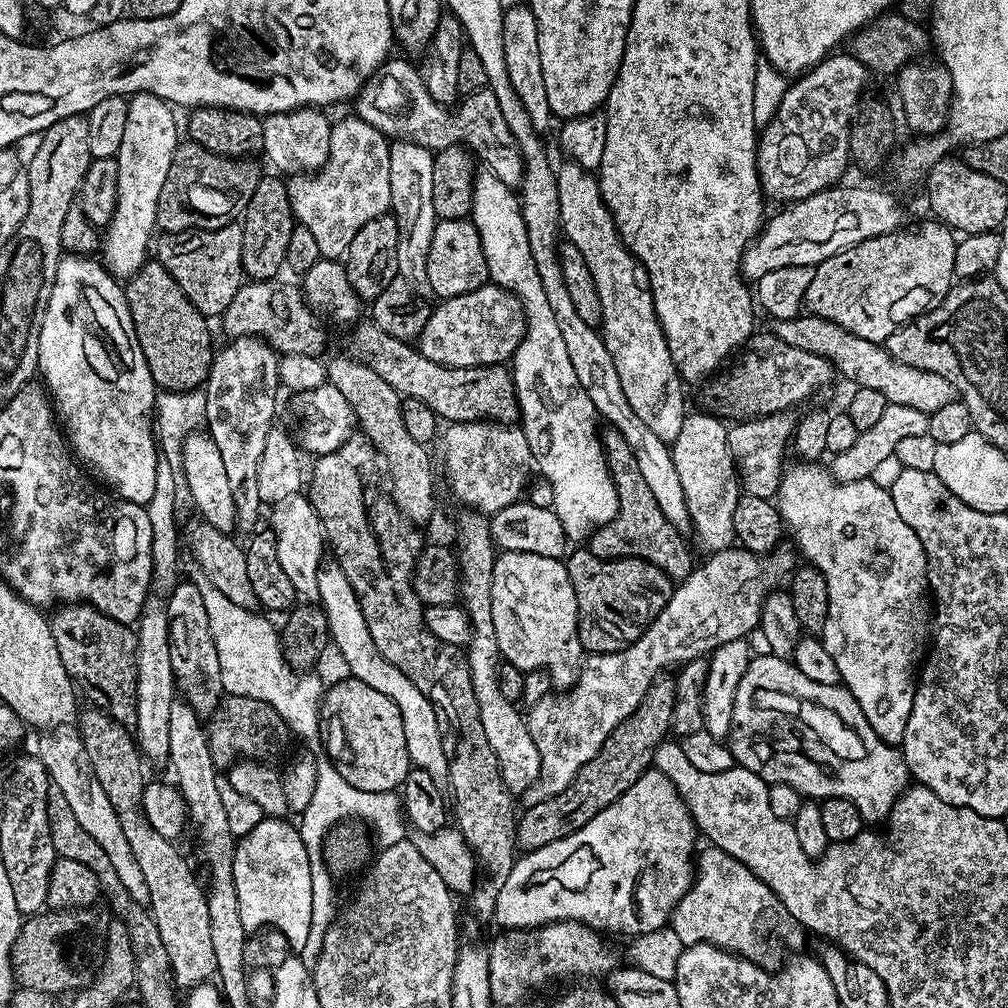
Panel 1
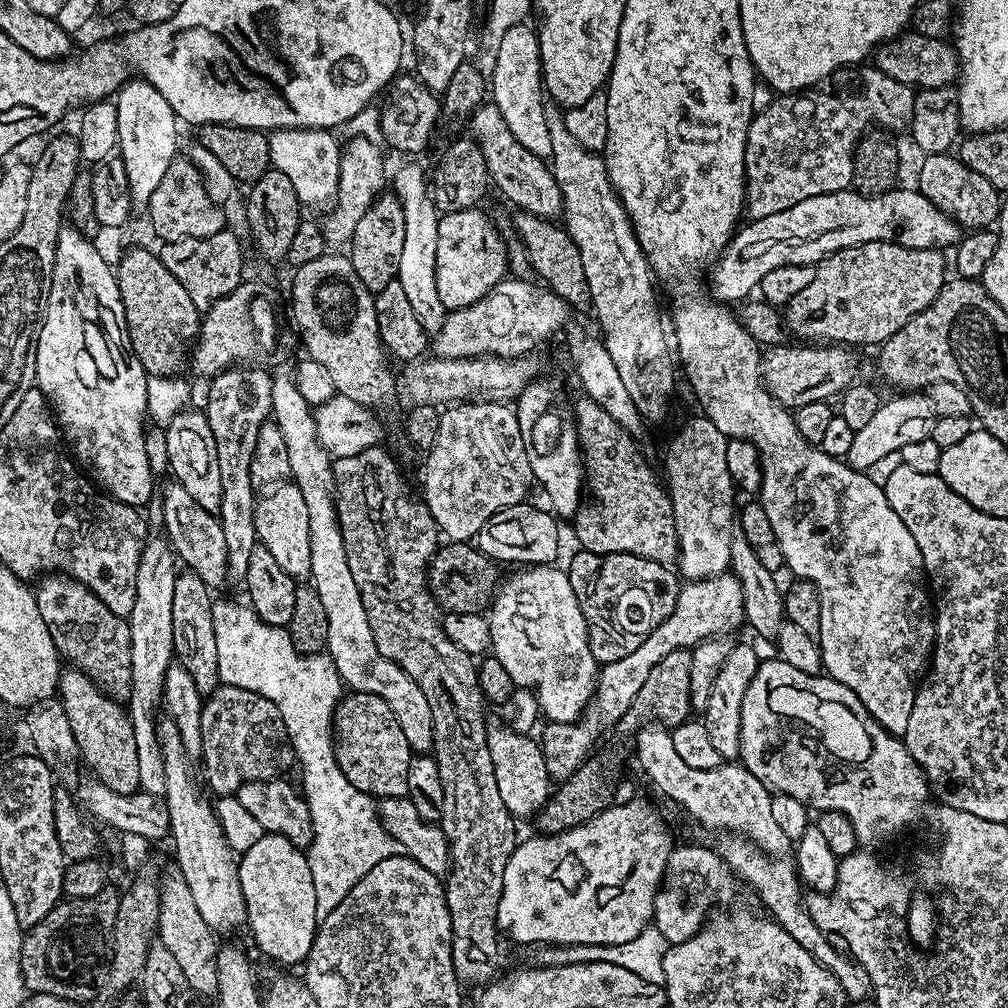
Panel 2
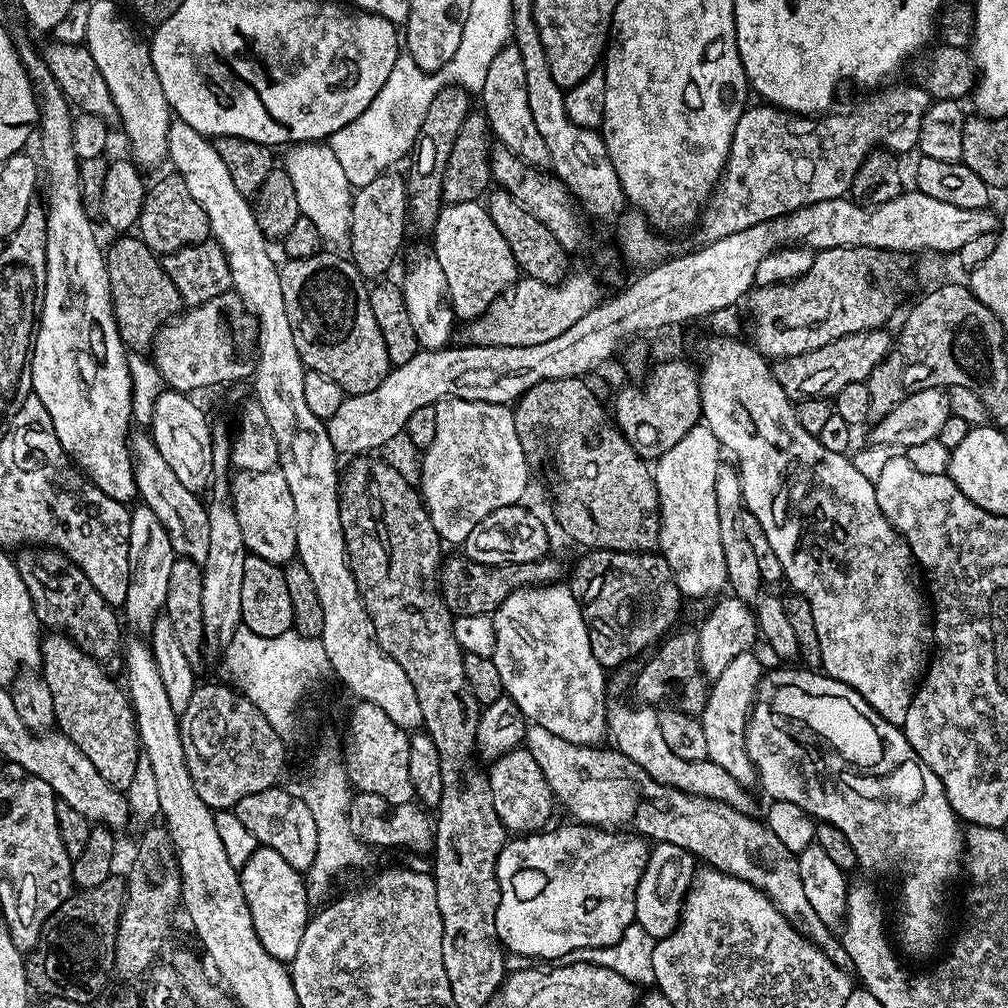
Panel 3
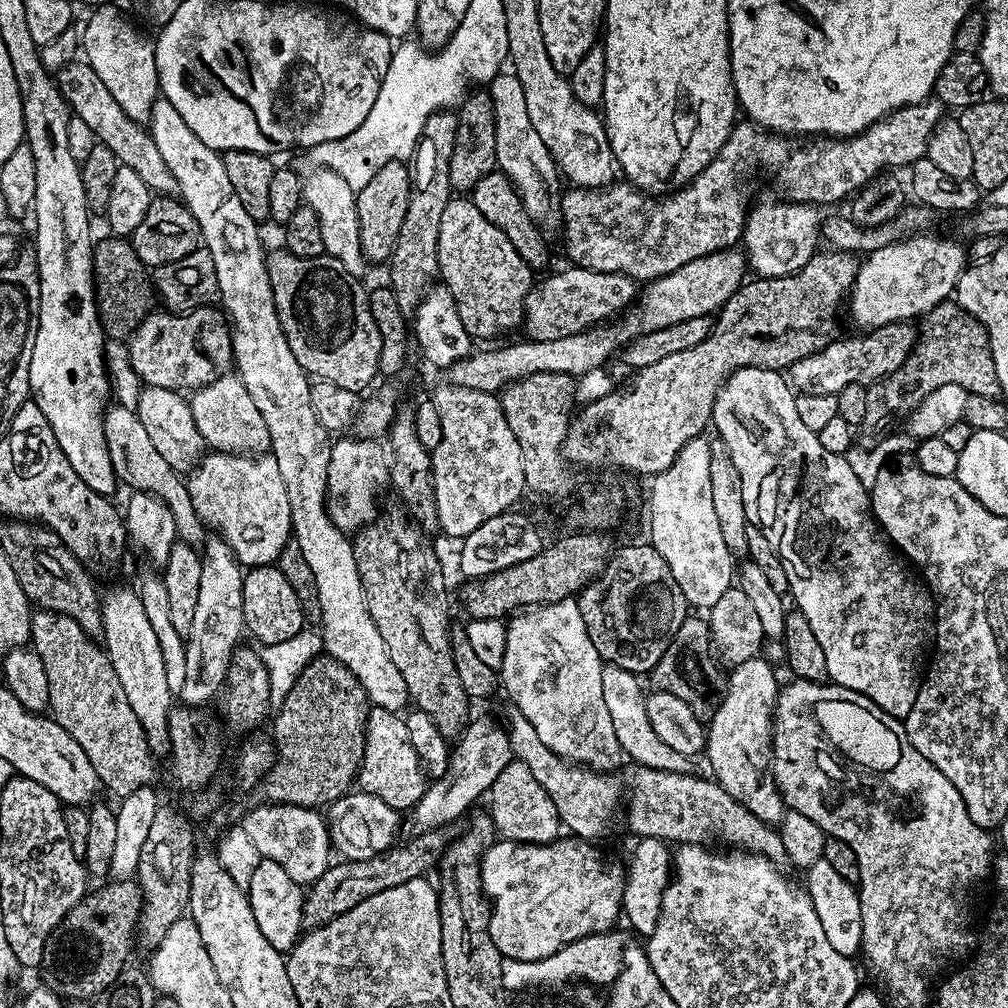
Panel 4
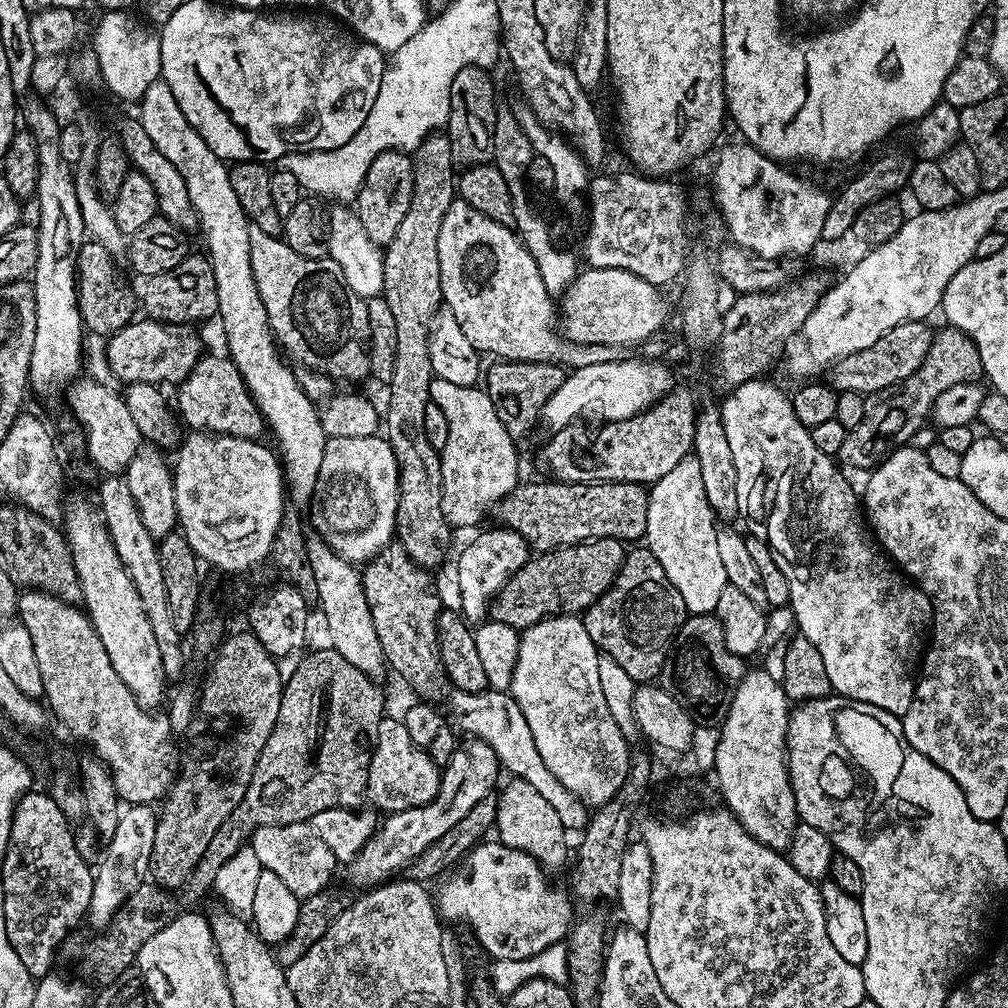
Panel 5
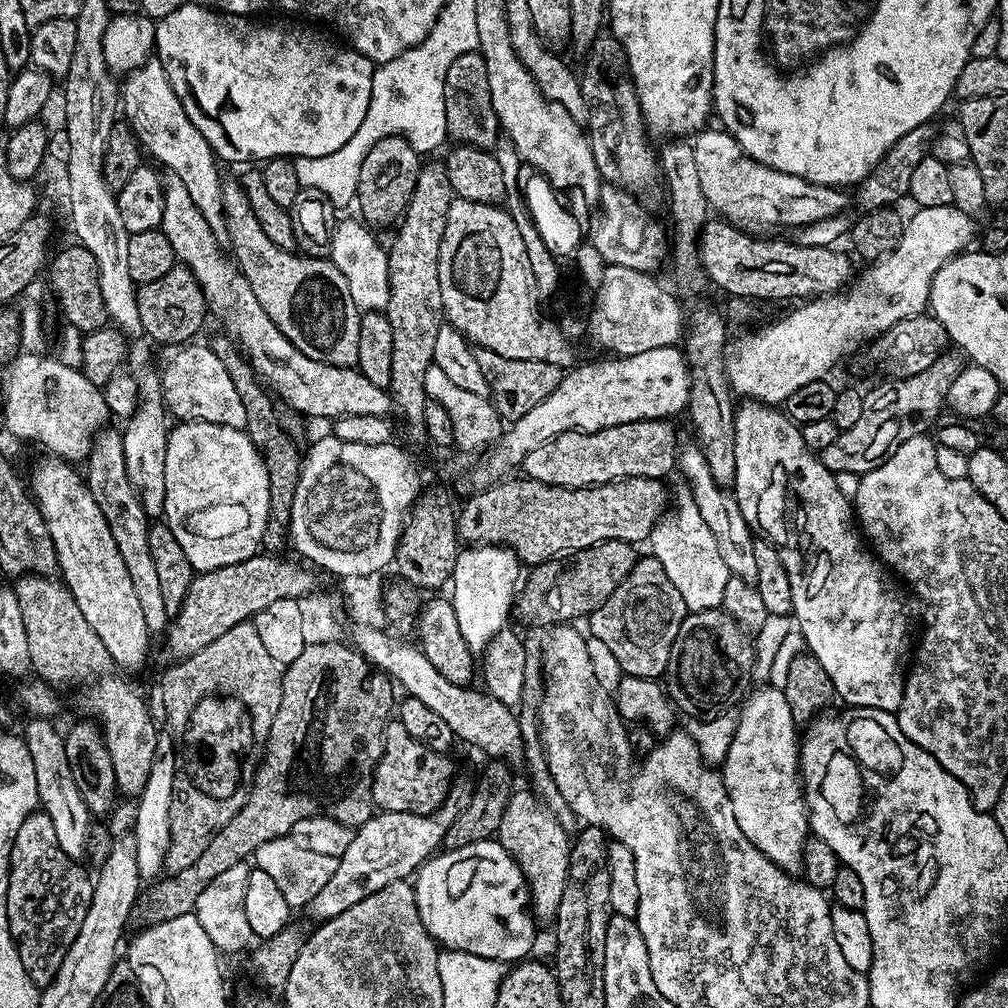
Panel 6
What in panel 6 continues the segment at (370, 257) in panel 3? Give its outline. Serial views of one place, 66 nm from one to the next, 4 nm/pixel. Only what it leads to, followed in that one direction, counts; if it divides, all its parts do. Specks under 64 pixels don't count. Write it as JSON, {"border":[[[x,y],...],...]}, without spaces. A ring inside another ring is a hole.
{"border":[[[387,136],[374,142],[374,146],[370,146],[370,154],[362,158],[356,187],[355,203],[360,204],[359,215],[363,223],[376,230],[383,224],[395,225],[408,211],[408,203],[416,189],[421,167],[421,153],[416,152],[414,146],[410,146],[405,136]]]}

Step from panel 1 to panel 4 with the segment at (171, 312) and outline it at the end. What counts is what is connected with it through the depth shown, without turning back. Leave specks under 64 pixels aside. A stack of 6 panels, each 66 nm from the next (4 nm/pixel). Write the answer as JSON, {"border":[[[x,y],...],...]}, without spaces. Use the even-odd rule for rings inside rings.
{"border":[[[109,235],[108,240],[97,239],[92,249],[92,278],[96,282],[96,308],[100,312],[100,324],[104,328],[105,337],[121,342],[127,341],[135,332],[137,326],[153,311],[152,296],[154,300],[154,284],[150,279],[149,269],[138,258],[127,239]]]}

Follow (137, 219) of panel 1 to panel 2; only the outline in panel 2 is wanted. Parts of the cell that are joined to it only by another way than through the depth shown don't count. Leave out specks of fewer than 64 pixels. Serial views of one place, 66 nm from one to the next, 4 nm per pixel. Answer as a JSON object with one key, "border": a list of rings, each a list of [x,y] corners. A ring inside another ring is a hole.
{"border":[[[132,78],[121,84],[120,91],[115,93],[114,103],[118,120],[118,155],[126,166],[126,178],[130,178],[132,202],[136,206],[147,206],[170,162],[177,159],[178,117],[170,102],[166,102],[166,98],[162,98],[162,94],[158,94],[158,90],[143,78]]]}

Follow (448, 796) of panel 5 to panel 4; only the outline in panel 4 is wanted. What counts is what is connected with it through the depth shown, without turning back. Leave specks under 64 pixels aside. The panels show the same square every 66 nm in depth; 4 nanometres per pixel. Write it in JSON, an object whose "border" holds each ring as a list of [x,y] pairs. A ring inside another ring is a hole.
{"border":[[[473,719],[455,741],[447,770],[425,787],[424,797],[409,811],[408,834],[411,837],[420,836],[431,829],[447,827],[459,821],[460,816],[483,792],[484,795],[491,793],[494,778],[506,770],[513,758],[512,743],[503,723]]]}

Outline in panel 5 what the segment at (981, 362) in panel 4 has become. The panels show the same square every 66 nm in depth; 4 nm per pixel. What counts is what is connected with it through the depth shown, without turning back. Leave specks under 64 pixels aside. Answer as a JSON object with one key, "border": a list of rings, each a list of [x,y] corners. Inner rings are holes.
{"border":[[[944,326],[941,332],[937,331],[932,338],[932,345],[926,354],[926,358],[922,362],[922,366],[918,366],[918,370],[914,370],[914,374],[910,374],[910,378],[906,378],[902,382],[898,382],[894,386],[886,386],[877,392],[869,392],[864,396],[864,413],[862,414],[862,422],[858,422],[858,426],[848,429],[846,438],[842,442],[838,453],[838,460],[841,465],[850,467],[858,467],[865,469],[873,469],[876,465],[881,464],[885,458],[896,449],[897,446],[904,446],[909,443],[908,440],[924,423],[929,423],[932,407],[938,398],[938,394],[942,394],[942,390],[950,390],[950,386],[955,384],[967,384],[977,379],[982,372],[980,364],[980,352],[976,348],[976,344],[971,340],[965,332],[959,332],[957,328]]]}

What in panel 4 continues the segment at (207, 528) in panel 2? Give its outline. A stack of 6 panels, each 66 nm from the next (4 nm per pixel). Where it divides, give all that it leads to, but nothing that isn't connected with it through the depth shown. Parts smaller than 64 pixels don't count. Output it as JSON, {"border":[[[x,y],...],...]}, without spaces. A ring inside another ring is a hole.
{"border":[[[109,407],[104,417],[104,437],[108,443],[108,453],[112,463],[117,466],[122,465],[123,468],[124,460],[128,480],[133,484],[131,487],[141,492],[151,492],[163,504],[170,506],[170,514],[174,514],[177,537],[185,544],[199,545],[205,539],[206,525],[198,518],[194,502],[190,502],[187,483],[182,479],[181,473],[175,472],[170,462],[166,462],[166,458],[162,458],[162,454],[158,454],[158,450],[150,443],[146,426],[142,426],[135,411],[131,407]]]}

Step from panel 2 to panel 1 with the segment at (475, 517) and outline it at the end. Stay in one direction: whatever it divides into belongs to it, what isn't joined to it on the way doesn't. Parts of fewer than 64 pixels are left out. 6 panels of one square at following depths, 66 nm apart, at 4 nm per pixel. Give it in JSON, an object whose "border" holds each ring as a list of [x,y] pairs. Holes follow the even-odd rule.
{"border":[[[471,420],[461,424],[449,423],[445,428],[448,429],[439,433],[438,444],[444,447],[444,472],[453,494],[480,514],[511,509],[519,496],[521,499],[529,483],[528,475],[534,472],[530,442],[526,442],[523,427]]]}

